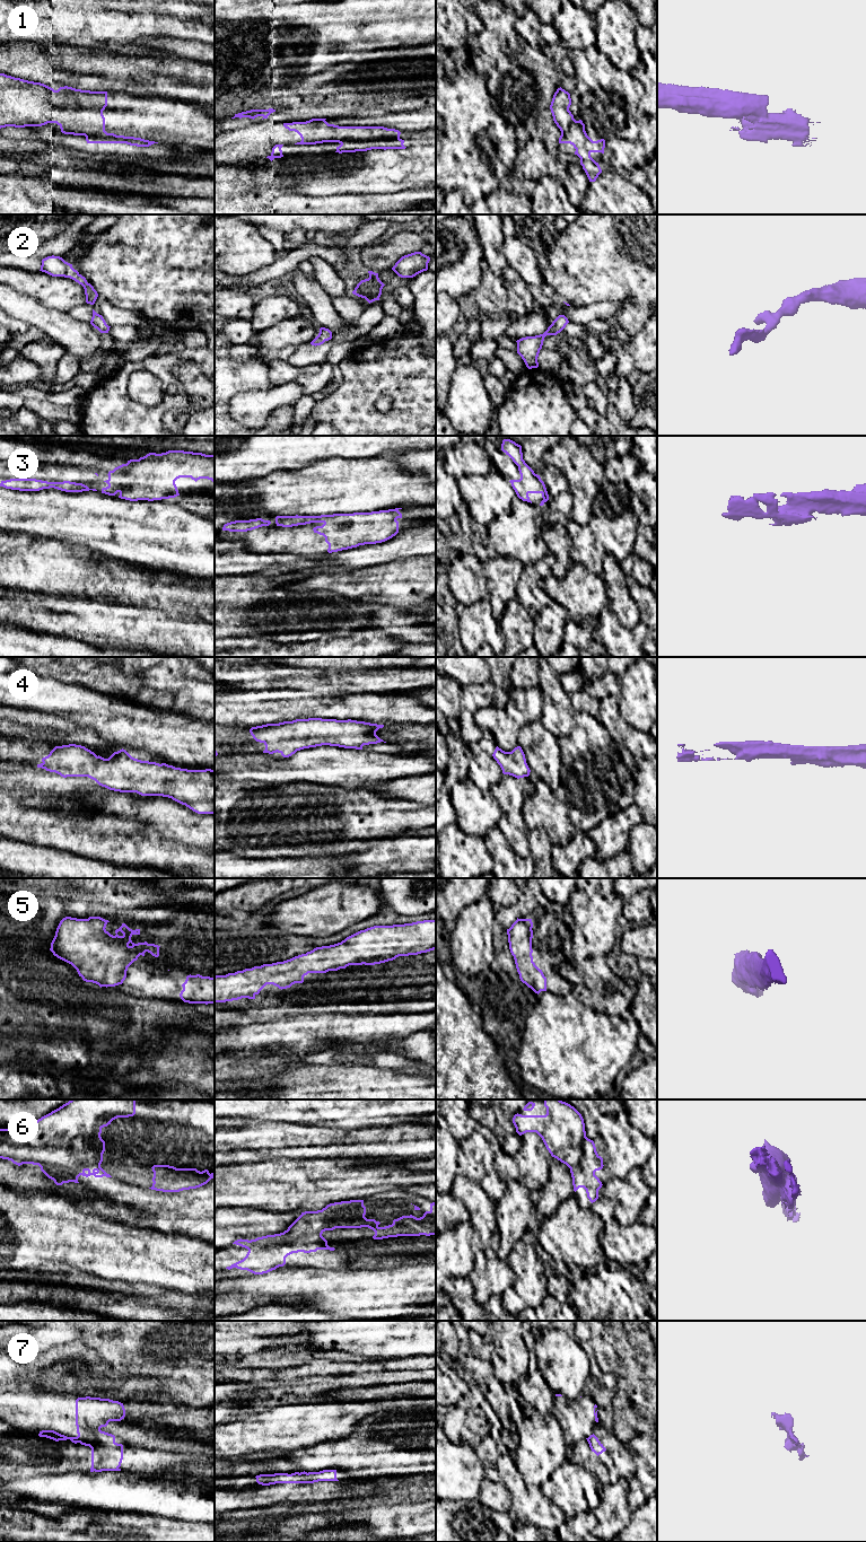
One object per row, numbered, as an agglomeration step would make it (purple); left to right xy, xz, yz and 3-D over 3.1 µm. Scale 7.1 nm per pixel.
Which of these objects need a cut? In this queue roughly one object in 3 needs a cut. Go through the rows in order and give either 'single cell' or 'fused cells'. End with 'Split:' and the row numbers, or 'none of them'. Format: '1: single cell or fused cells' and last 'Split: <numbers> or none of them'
1: fused cells
2: single cell
3: single cell
4: single cell
5: single cell
6: fused cells
7: fused cells
Split: 1, 6, 7

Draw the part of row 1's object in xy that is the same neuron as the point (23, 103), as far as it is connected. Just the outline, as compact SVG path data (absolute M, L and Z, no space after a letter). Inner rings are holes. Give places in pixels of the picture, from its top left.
M0 73L0 129L6 126L42 126L56 123L87 133L105 131L103 111L107 106L107 91L60 87L58 90L41 84Z

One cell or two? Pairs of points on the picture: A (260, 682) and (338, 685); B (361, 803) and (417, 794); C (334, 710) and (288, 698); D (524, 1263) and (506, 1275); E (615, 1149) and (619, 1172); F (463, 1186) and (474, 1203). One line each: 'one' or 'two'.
A: one
B: two
C: one
D: two
E: one
F: one

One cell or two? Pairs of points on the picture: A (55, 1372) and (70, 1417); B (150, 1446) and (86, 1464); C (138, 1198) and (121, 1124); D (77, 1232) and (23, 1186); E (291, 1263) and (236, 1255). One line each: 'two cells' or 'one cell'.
A: two cells
B: one cell
C: two cells
D: two cells
E: one cell

